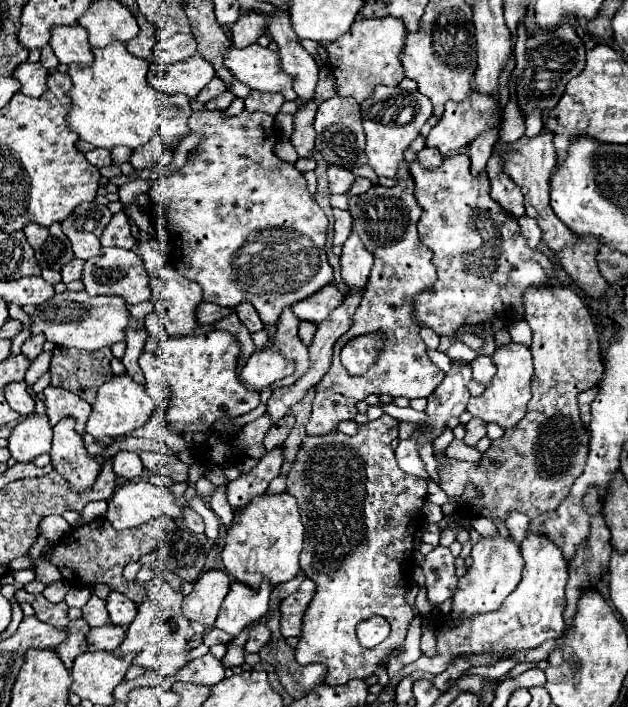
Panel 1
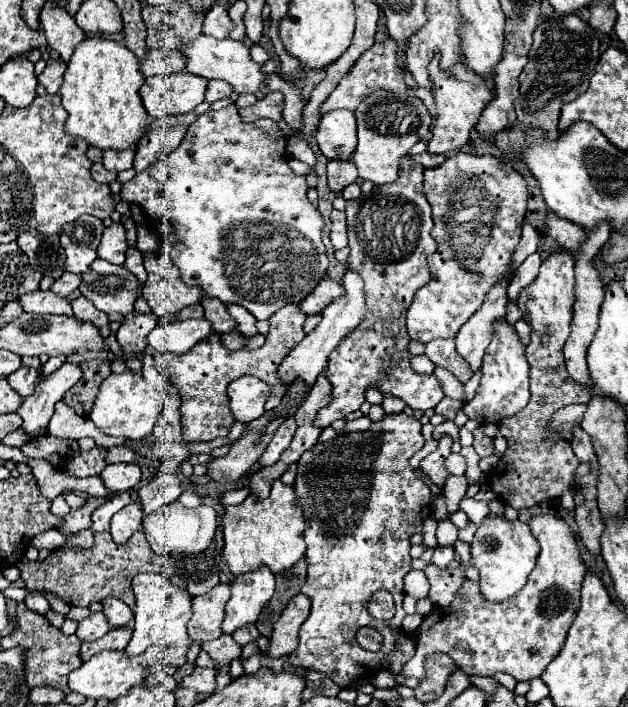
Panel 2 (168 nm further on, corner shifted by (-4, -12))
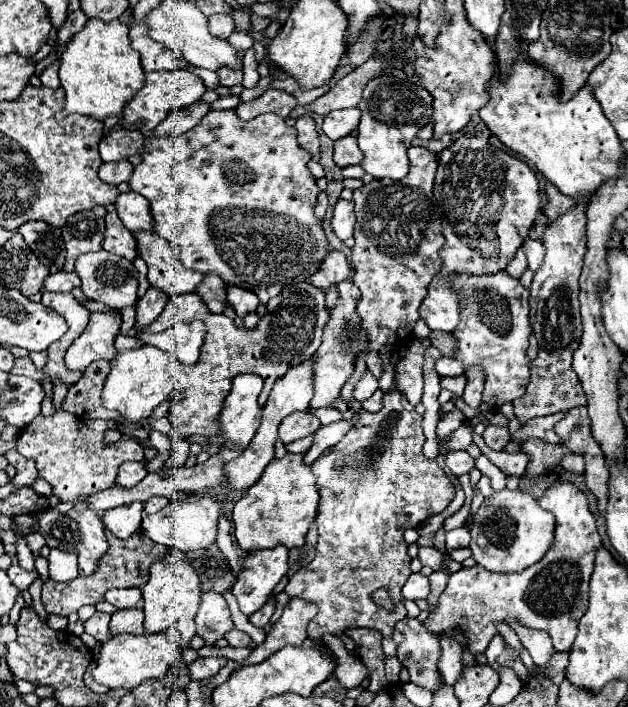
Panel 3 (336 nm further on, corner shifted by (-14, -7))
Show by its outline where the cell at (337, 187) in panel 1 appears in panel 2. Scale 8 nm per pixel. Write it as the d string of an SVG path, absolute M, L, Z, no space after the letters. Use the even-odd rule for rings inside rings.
M329 160L327 180L333 192L341 192L345 184L353 184L357 180L357 168L353 162L347 162L347 160Z

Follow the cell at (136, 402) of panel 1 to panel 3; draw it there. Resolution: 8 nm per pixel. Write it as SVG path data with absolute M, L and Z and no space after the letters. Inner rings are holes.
M151 345L119 353L111 361L111 371L107 375L105 389L101 393L101 407L119 411L119 415L125 421L135 425L147 421L153 409L165 399L169 399L169 395L173 393L173 383L167 373L167 361L169 361L169 355Z

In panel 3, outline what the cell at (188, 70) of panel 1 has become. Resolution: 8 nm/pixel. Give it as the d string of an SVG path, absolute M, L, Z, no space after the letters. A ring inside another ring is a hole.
M179 69L179 71L151 71L151 73L145 73L145 85L143 85L143 89L137 93L137 97L131 103L127 103L127 107L123 111L123 125L127 129L135 127L135 129L139 129L143 133L149 133L171 111L197 103L203 97L205 91L207 89L205 89L203 81L195 73L191 73L189 69Z

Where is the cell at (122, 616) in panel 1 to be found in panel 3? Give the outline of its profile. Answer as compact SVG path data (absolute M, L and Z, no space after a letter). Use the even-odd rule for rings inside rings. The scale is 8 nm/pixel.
M109 589L105 593L105 599L121 609L135 609L141 607L141 591L139 589Z

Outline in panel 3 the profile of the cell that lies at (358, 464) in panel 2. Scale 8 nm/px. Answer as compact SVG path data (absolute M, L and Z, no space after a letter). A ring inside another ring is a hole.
M393 387L391 393L385 393L383 409L379 413L367 413L365 409L361 409L361 411L355 411L353 417L357 417L355 427L349 429L349 433L337 445L323 451L319 459L315 459L315 463L311 465L311 471L317 477L319 499L327 497L327 519L335 515L341 527L335 529L335 523L333 523L333 529L331 529L331 521L319 527L315 559L307 567L297 571L285 587L287 595L303 597L307 601L317 603L319 613L311 619L309 629L307 629L309 639L317 647L323 647L325 633L343 637L349 629L357 629L357 627L373 627L381 631L383 637L387 639L393 635L393 625L399 619L407 617L401 587L411 575L411 569L409 569L411 557L407 553L403 533L411 527L419 527L431 515L439 515L455 495L453 483L439 469L439 465L423 457L421 453L423 439L425 439L423 427L421 427L423 417L405 399L403 393L399 393ZM379 587L387 587L391 599L395 601L395 609L391 613L377 607L369 597Z

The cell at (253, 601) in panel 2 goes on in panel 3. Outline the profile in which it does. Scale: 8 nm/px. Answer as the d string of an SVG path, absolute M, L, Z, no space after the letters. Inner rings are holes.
M285 547L253 551L251 555L247 555L243 571L233 585L233 593L237 597L241 613L251 615L259 611L267 603L275 585L287 573L287 569Z

